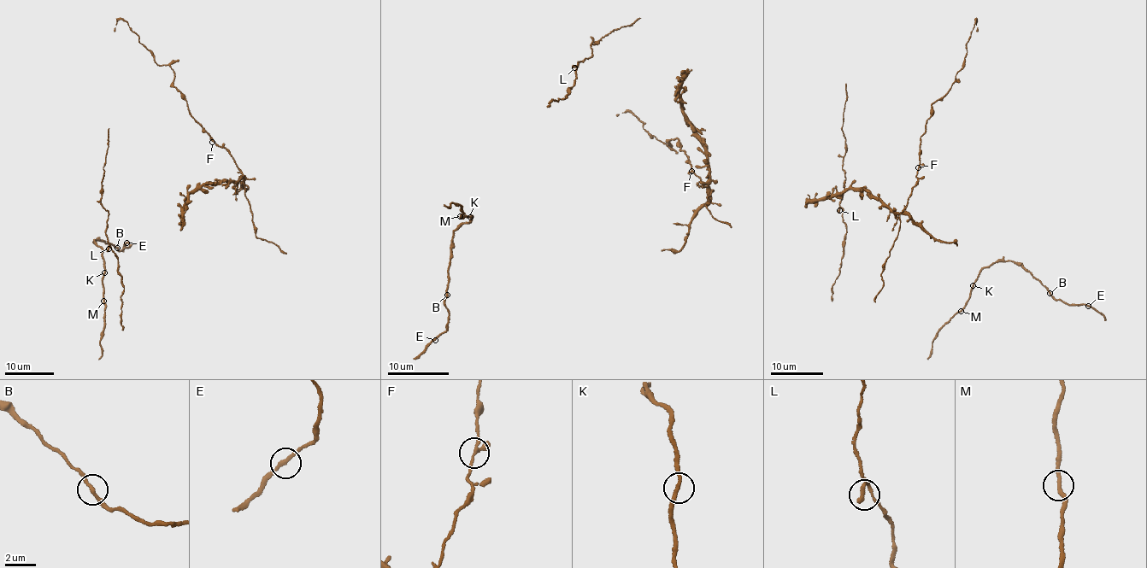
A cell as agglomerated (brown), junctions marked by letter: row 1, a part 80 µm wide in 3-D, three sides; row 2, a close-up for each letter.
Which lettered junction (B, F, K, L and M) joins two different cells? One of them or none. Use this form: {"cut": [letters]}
{"cut": []}

